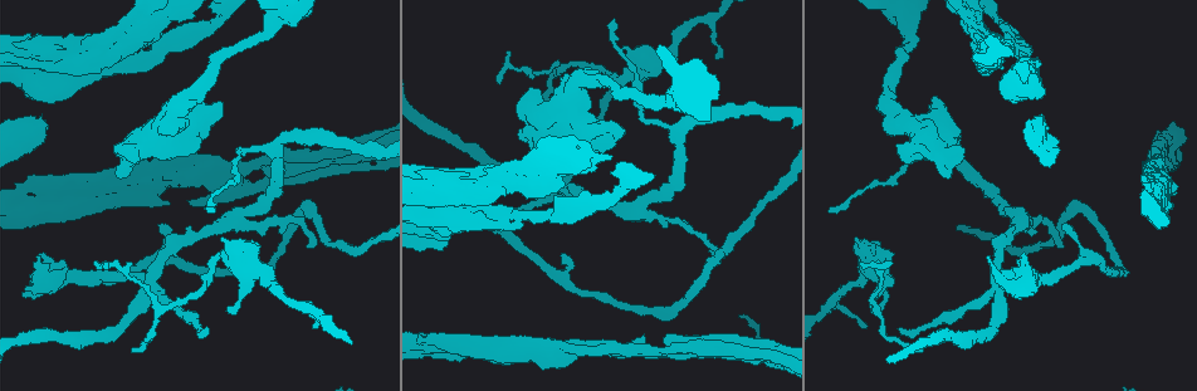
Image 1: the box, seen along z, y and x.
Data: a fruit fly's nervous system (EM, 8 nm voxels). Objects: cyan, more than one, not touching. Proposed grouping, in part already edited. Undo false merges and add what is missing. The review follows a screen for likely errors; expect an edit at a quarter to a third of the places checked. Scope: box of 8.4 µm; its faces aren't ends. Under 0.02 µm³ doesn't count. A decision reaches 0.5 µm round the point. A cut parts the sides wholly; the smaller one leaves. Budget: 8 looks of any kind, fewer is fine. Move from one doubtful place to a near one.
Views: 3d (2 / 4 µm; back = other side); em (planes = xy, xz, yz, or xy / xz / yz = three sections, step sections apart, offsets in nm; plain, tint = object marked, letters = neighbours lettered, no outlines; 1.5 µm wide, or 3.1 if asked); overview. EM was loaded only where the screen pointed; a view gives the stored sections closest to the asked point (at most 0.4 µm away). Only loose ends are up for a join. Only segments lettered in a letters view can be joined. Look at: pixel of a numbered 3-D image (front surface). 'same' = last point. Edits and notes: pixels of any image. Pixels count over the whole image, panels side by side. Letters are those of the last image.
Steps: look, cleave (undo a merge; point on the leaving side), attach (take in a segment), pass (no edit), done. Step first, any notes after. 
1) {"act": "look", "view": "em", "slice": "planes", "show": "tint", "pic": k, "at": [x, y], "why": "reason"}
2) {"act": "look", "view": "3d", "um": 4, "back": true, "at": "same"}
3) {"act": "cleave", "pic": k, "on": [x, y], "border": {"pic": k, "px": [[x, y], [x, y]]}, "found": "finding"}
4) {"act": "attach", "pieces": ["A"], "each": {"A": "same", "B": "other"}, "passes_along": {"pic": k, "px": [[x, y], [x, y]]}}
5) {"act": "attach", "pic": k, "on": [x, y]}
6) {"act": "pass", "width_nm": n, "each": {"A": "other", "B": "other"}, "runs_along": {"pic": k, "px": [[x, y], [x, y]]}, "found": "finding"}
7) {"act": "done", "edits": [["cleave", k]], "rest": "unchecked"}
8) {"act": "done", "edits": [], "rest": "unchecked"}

{"act": "look", "view": "3d", "um": 4, "back": true, "pic": 1, "at": [147, 278], "why": "sharp bend"}

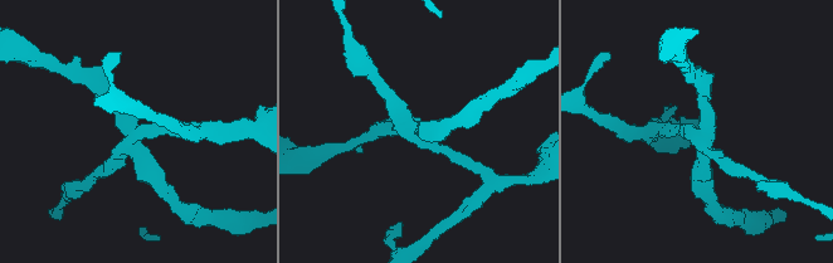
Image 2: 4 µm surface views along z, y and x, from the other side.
{"act": "look", "view": "em", "slice": "planes", "show": "letters", "pic": 2, "at": [136, 136], "arms": 4, "why": "now the EM"}

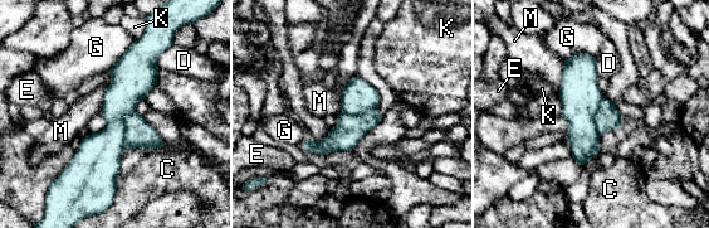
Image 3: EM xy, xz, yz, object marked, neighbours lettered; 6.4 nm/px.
{"act": "cleave", "pic": 3, "on": [138, 134], "each": {"C": "other", "D": "other", "E": "other", "G": "other", "K": "other", "M": "other"}, "part_leaving": {"pic": 3, "px": [[376, 114], [324, 146], [307, 146]]}, "found": "two neurons meet here"}

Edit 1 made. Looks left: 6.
{"act": "look", "view": "overview"}

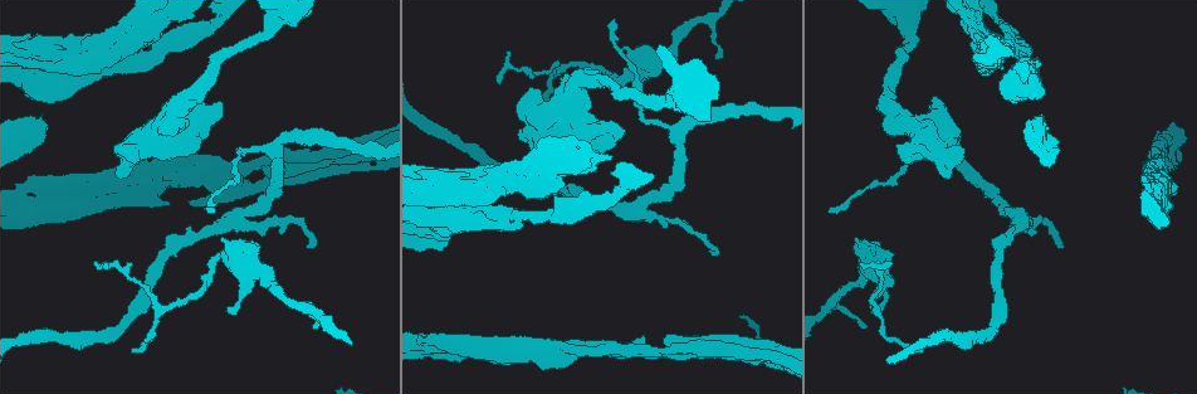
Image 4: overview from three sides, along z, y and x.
{"act": "look", "view": "3d", "um": 4, "back": true, "pic": 4, "at": [497, 79], "why": "free end"}

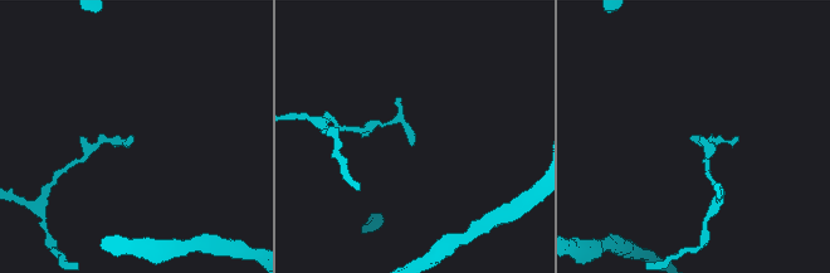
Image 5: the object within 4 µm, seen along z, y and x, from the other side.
{"act": "look", "view": "em", "slice": "planes", "show": "tint", "pic": 5, "at": [411, 140], "why": "shape alone is not enough"}

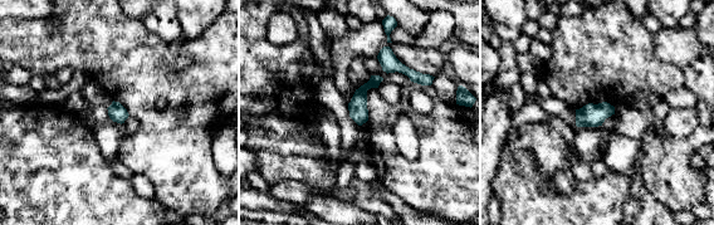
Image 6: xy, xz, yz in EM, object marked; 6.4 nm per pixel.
{"act": "look", "view": "em", "slice": "planes", "show": "letters", "at": "same"}

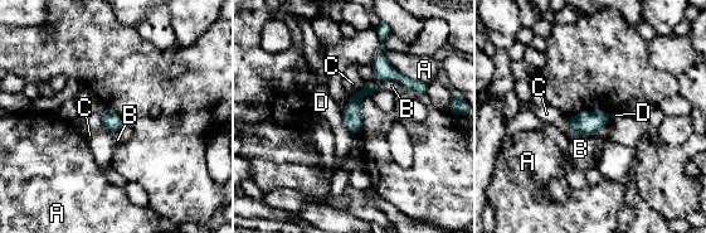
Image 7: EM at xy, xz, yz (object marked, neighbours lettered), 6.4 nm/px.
{"act": "pass", "width_nm": 110, "each": {"A": "other", "B": "other", "C": "other", "D": "other"}, "border": {"pic": 7, "px": [[341, 111], [344, 124], [354, 134]]}, "found": "none of them fits"}

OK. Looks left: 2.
{"act": "look", "view": "3d", "um": 4, "pic": 4, "at": [484, 337], "why": "branch stops here"}

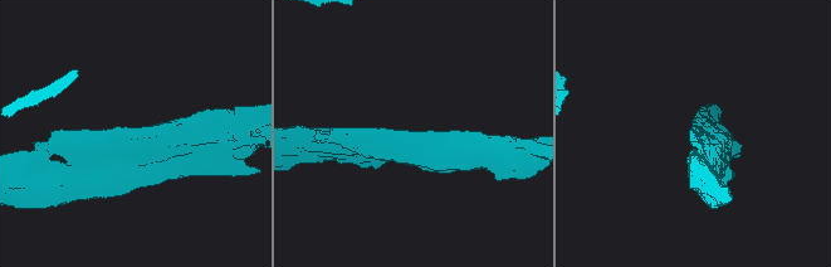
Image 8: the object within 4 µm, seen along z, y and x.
{"act": "look", "view": "em", "slice": "planes", "show": "letters", "pic": 8, "at": [694, 126]}

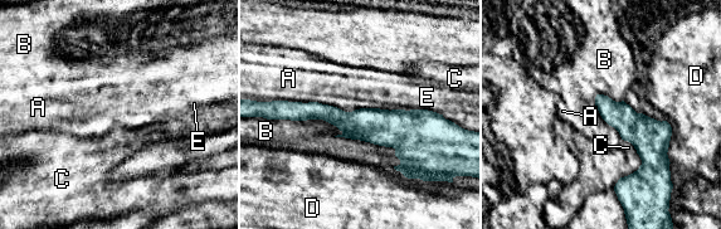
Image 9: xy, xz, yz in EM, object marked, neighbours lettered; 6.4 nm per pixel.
{"act": "pass", "each": {"A": "other", "B": "other", "C": "other", "D": "other", "E": "other"}, "border": {"pic": 9, "px": [[273, 118], [325, 120], [342, 134]]}, "found": "none of them fits"}

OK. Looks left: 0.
{"act": "done", "edits": [["cleave", 3]], "rest": "unchecked"}

